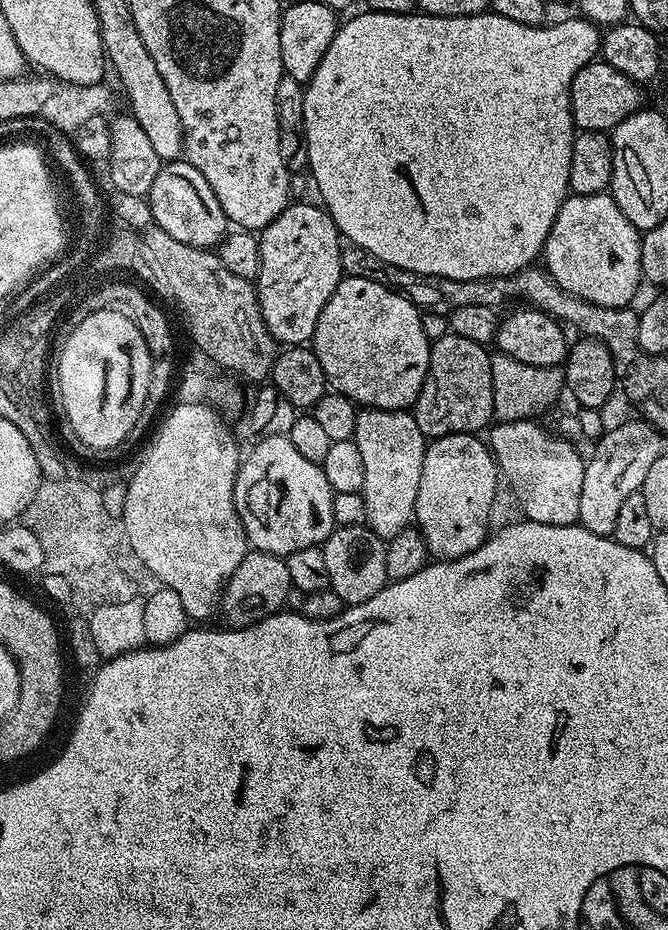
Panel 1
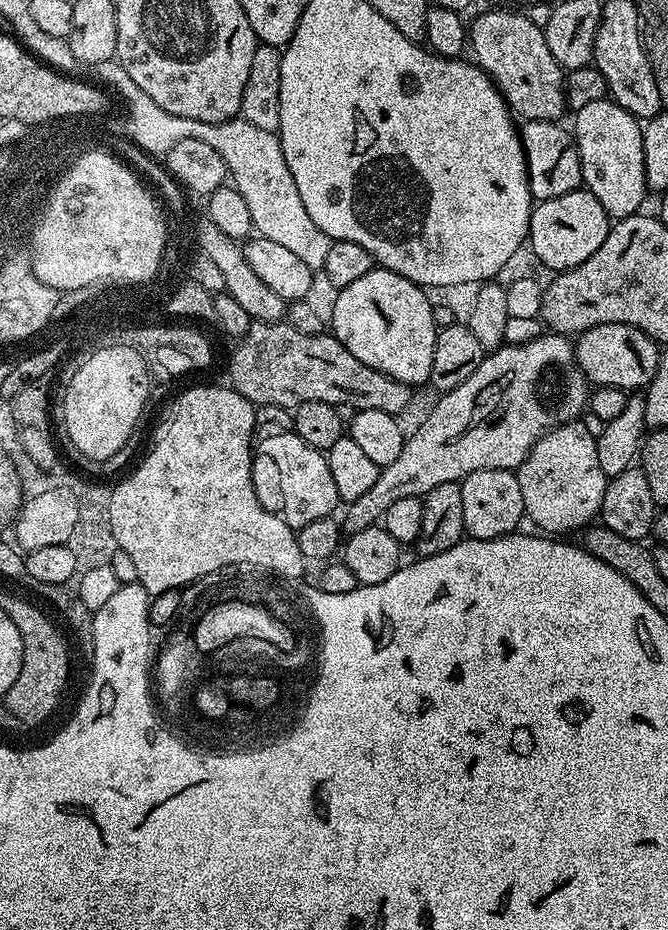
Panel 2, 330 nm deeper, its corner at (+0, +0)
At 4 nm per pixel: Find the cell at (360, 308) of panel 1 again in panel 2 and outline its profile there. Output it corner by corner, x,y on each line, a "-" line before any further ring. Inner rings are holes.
373,266
369,272
362,274
362,278
350,282
350,286
339,289
335,295
332,320
330,316
331,335
340,340
342,346
346,346
346,350
358,358
358,362
366,362
366,366
409,386
429,383
428,375
430,366
434,366
434,342
438,329
432,313
433,301
428,300
429,293
421,285
402,278
402,274
394,274
390,268

